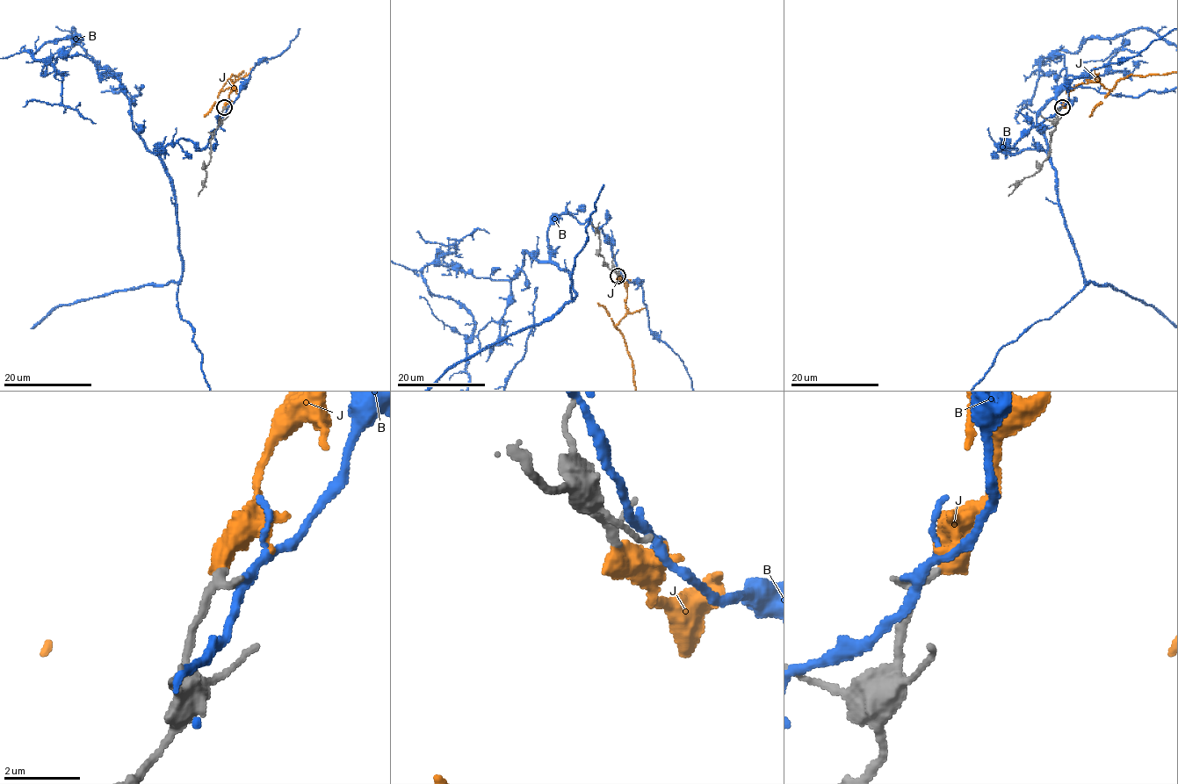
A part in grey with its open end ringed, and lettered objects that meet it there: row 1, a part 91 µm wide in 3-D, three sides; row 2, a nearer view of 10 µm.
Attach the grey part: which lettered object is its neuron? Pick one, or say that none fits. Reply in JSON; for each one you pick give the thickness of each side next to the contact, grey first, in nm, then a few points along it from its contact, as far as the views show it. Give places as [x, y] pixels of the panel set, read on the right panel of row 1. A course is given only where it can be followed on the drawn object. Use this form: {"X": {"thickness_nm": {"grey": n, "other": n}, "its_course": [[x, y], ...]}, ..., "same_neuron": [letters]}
{"J": {"thickness_nm": {"grey": 280, "other": 500}}, "same_neuron": ["J"]}

